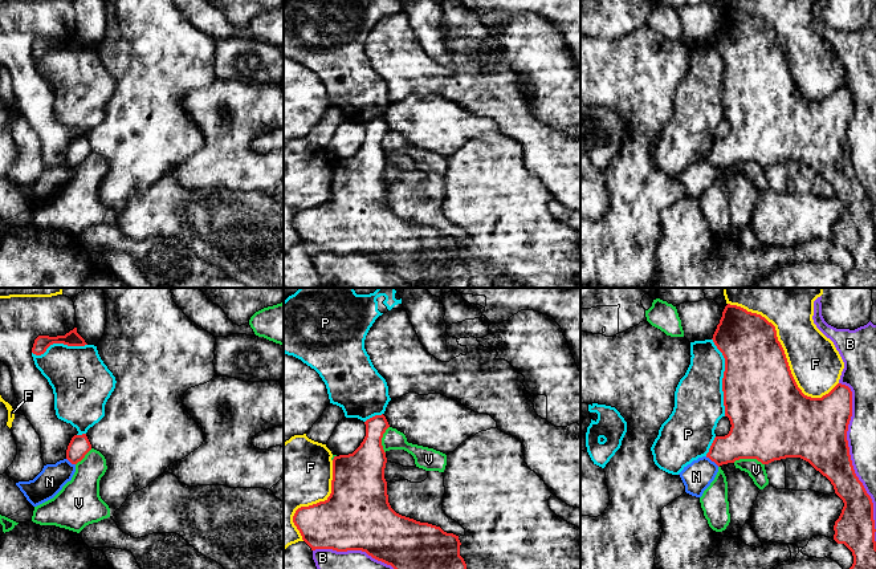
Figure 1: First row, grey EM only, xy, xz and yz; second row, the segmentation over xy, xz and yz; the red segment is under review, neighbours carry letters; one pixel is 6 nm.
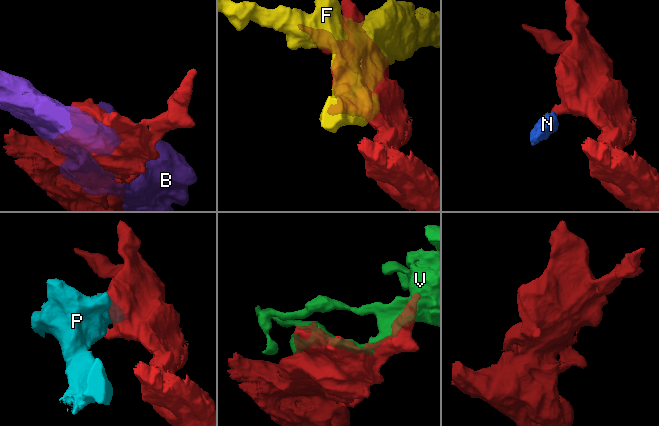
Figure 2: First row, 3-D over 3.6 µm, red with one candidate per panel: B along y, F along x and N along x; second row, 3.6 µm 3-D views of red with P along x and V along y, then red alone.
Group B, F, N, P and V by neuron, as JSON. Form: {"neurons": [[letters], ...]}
{"neurons": [["B"], ["F"], ["N"], ["P"], ["V"]]}

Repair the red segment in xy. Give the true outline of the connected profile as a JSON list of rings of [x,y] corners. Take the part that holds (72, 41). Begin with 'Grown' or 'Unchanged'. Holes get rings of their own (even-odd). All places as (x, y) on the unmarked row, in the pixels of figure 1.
Unchanged. [[[74,31],[69,36],[66,36],[65,38],[57,38],[57,40],[38,38],[34,42],[32,56],[36,58],[41,58],[53,46],[64,46],[68,49],[85,49],[85,48],[87,48],[85,45],[85,42],[77,36],[77,31]]]

